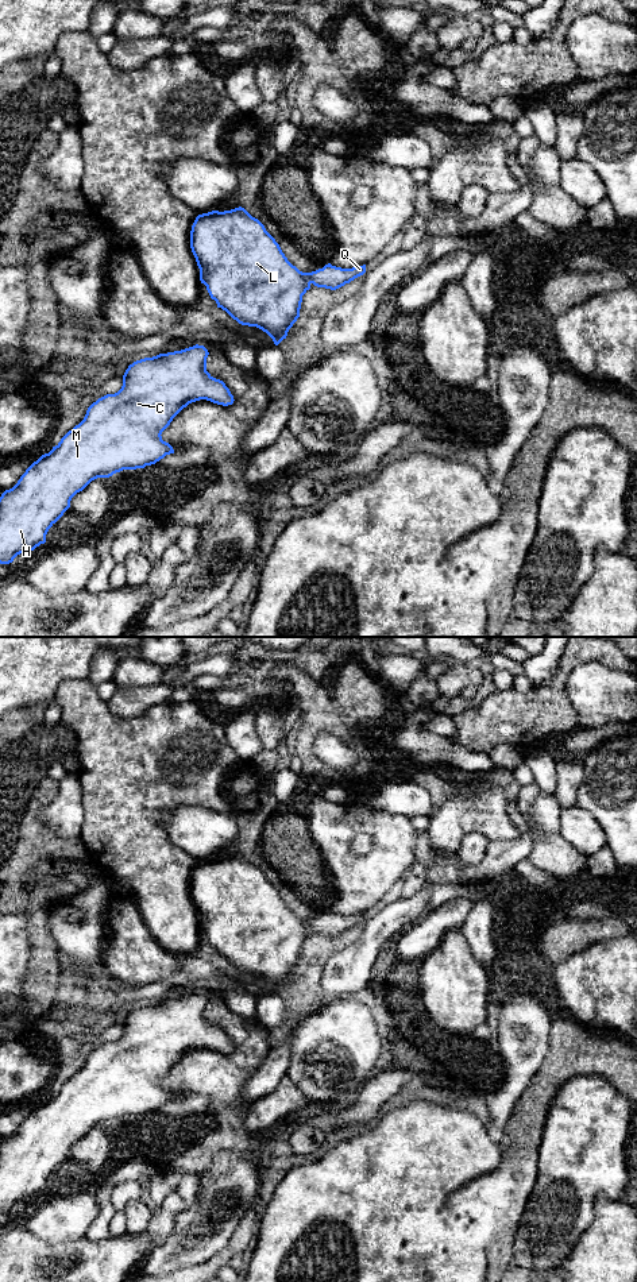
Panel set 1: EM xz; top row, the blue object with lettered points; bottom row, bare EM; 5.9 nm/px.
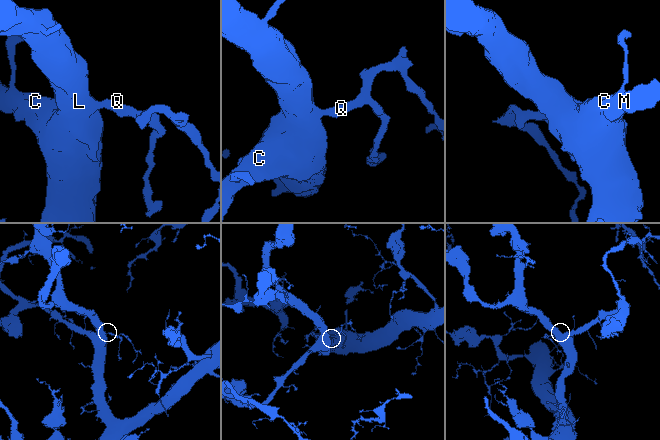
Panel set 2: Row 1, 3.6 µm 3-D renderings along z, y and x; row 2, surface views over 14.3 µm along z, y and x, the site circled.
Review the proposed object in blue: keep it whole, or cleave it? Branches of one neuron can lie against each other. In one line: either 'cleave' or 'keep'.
keep

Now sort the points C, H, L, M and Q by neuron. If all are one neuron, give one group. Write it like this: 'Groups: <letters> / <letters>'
Groups: C H L M Q

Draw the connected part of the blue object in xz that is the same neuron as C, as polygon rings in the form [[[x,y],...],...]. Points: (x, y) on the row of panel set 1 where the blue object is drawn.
[[[193,345],[181,351],[167,352],[167,354],[159,354],[153,358],[144,358],[140,360],[134,362],[128,366],[123,375],[123,386],[121,389],[115,394],[107,394],[101,398],[99,398],[96,402],[93,402],[84,417],[84,420],[76,425],[72,430],[69,430],[61,441],[53,447],[53,449],[49,453],[42,455],[36,462],[34,462],[26,472],[20,476],[18,483],[9,489],[5,490],[0,497],[0,564],[9,564],[13,561],[13,559],[20,553],[30,553],[40,544],[46,542],[46,534],[49,529],[63,515],[63,513],[70,507],[72,498],[82,491],[92,480],[97,478],[109,478],[116,472],[120,472],[123,470],[136,470],[136,468],[144,468],[146,466],[155,464],[161,459],[163,459],[166,455],[174,453],[173,447],[162,440],[162,432],[170,425],[173,418],[189,403],[206,399],[217,405],[228,406],[233,403],[233,395],[231,394],[229,389],[225,386],[225,383],[220,379],[213,378],[206,371],[206,358],[209,352],[204,345]]]

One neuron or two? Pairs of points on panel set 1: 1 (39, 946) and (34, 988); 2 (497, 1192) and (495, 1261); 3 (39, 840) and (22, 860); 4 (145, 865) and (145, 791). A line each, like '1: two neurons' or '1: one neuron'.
1: one neuron
2: one neuron
3: one neuron
4: one neuron

